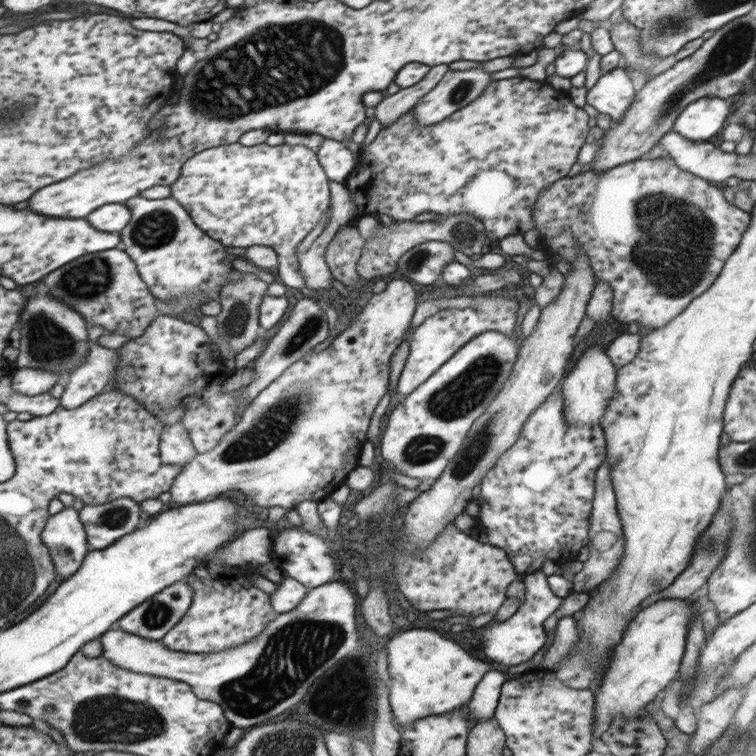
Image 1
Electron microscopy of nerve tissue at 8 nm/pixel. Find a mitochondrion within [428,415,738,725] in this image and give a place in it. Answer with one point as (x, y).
(710, 547)

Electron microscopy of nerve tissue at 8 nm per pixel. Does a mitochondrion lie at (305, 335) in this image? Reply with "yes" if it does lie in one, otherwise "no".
yes

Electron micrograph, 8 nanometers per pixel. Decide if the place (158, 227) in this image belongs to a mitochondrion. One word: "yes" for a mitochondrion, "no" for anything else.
yes

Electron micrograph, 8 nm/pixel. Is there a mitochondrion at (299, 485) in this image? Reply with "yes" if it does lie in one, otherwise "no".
no

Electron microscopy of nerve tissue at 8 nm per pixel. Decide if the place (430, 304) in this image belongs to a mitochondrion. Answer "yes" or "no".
no

